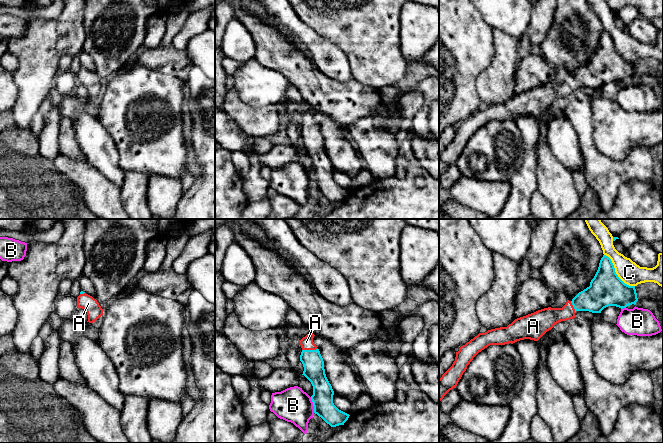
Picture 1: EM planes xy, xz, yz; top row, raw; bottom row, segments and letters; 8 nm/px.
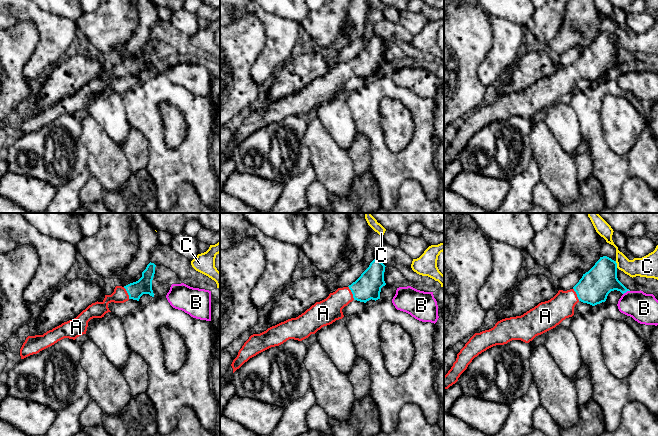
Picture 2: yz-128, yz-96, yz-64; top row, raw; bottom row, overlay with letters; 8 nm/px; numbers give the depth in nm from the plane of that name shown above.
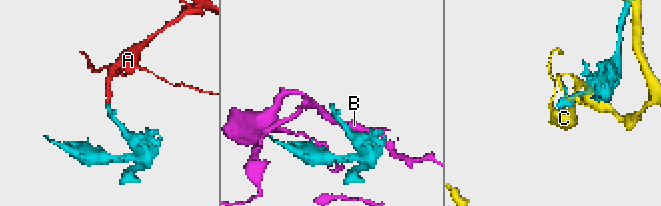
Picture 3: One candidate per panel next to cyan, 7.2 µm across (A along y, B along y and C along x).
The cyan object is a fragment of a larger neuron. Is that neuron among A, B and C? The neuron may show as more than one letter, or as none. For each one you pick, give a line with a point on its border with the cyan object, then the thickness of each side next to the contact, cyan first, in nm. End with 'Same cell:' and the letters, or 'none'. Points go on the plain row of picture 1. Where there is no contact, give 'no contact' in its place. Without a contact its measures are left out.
A: xz (309, 126) | 170/100 nm
Same cell: A

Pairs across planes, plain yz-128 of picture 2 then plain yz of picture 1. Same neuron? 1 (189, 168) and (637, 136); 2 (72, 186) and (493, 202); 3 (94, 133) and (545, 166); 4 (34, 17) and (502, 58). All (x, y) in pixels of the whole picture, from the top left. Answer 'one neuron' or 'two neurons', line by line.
1: two neurons
2: two neurons
3: one neuron
4: one neuron

